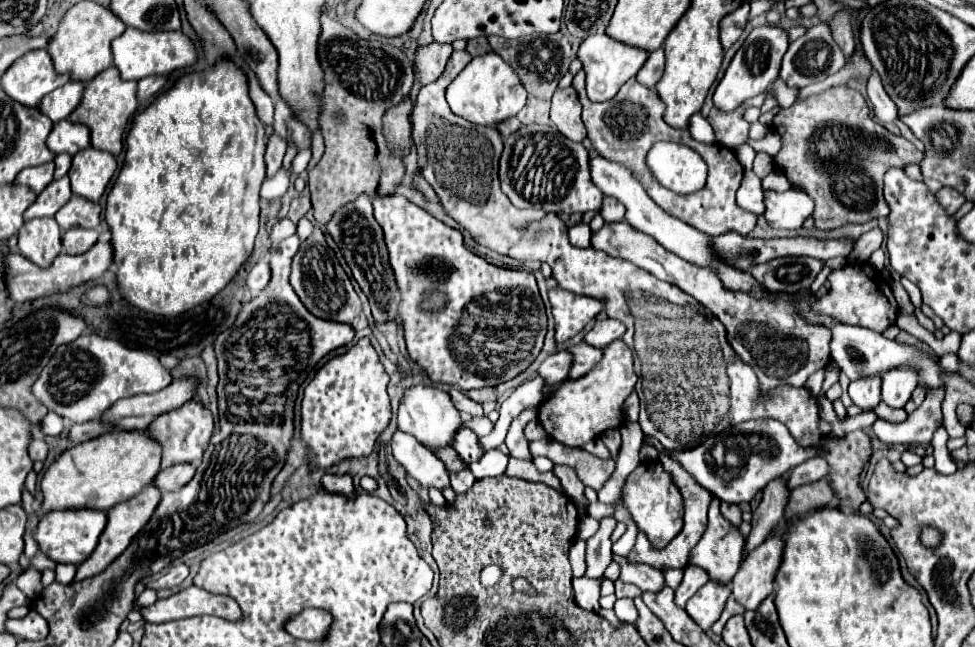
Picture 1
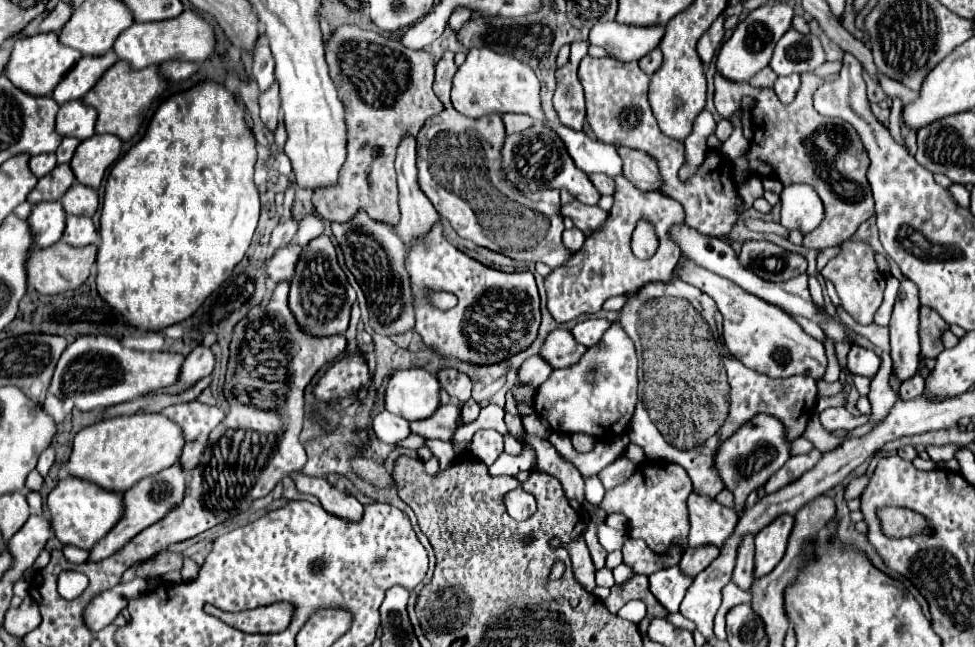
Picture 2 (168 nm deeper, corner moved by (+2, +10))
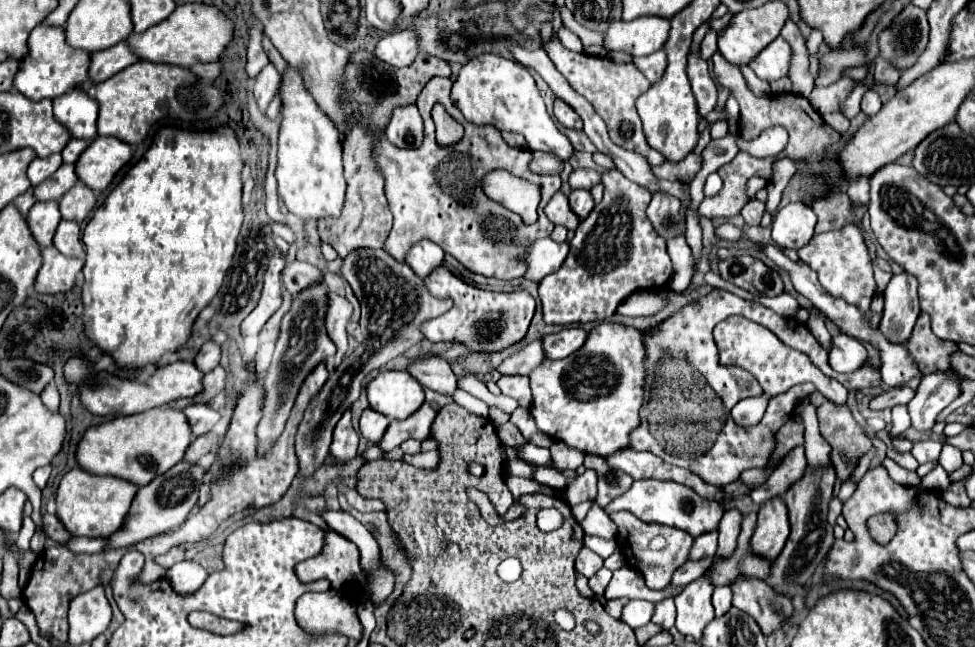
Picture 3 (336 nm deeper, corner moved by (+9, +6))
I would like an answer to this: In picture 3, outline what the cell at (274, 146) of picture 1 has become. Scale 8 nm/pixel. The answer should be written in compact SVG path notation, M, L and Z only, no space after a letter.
M268 64L254 80L254 98L258 102L260 112L266 112L268 104L274 100L278 92L278 86L280 86L280 74L272 64Z

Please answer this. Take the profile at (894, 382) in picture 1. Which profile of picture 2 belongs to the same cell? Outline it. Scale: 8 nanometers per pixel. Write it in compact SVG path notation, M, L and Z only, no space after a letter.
M903 278L889 322L891 358L901 382L909 380L919 364L919 308L917 286L909 278Z

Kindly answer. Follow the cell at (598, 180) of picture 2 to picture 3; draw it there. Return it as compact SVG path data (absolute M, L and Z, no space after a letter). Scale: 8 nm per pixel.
M578 168L570 174L570 186L572 188L584 188L584 190L590 190L592 186L596 186L598 182L602 180L602 174L596 172L596 170L584 170L584 168Z

